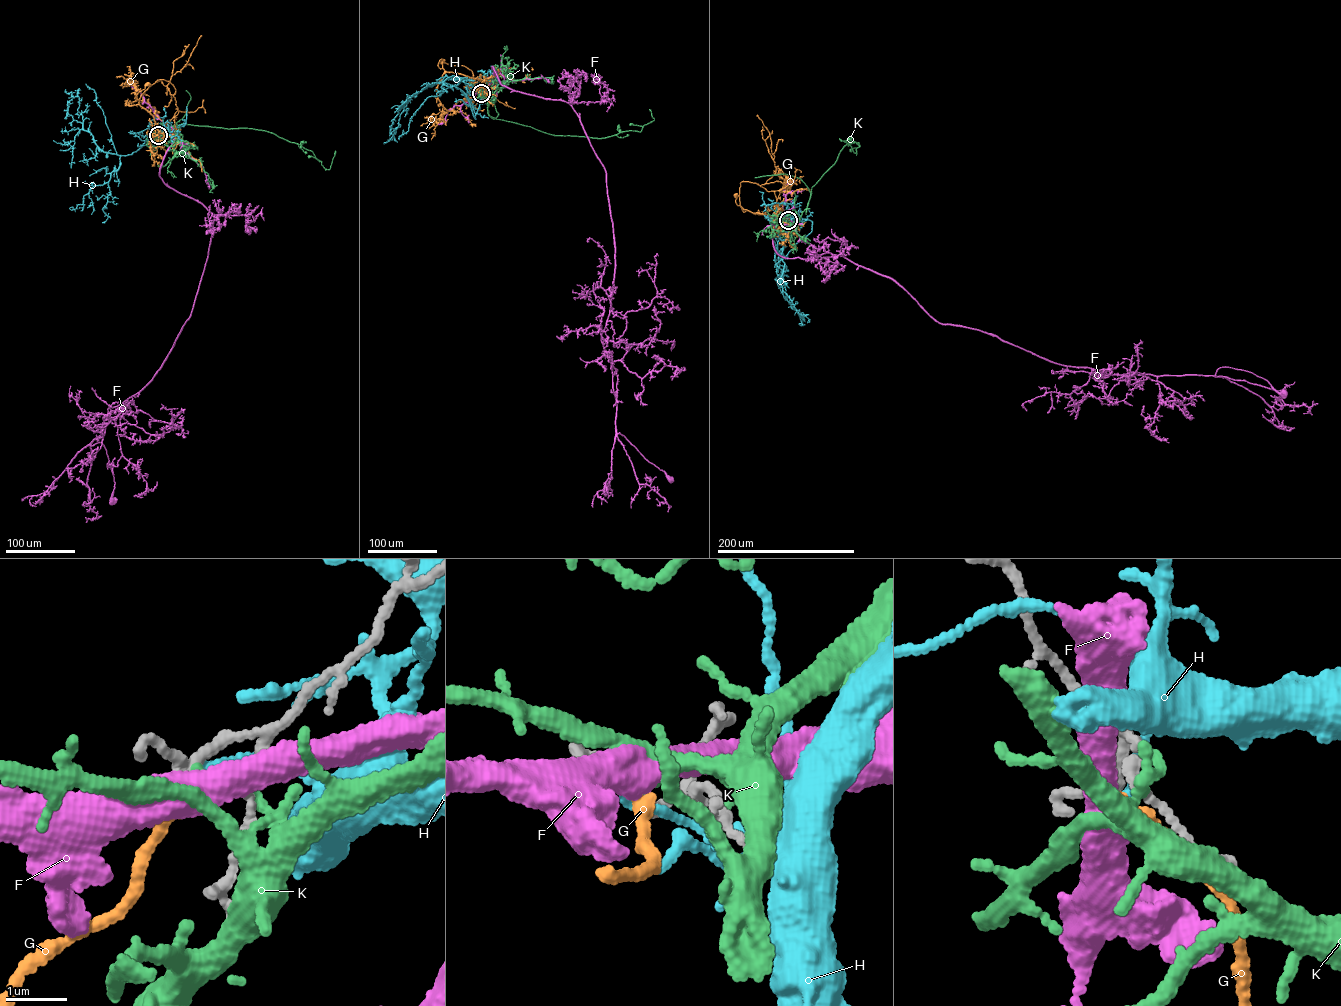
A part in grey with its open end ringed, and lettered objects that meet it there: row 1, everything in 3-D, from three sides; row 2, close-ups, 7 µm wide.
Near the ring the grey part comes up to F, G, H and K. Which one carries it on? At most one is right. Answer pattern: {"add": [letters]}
{"add": ["G"]}

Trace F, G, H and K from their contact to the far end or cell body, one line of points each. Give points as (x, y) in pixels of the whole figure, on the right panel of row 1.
F: (788, 220), (779, 254), (839, 255), (940, 322), (1051, 362), (1228, 367), (1282, 392)
G: (788, 220), (790, 225), (782, 228), (762, 214), (743, 211), (736, 203), (735, 195)
H: (788, 220), (811, 220), (811, 231), (775, 265), (777, 245), (790, 235), (800, 208)
K: (788, 220), (796, 225), (812, 187), (844, 146), (854, 141), (860, 145), (857, 153), (839, 138)

